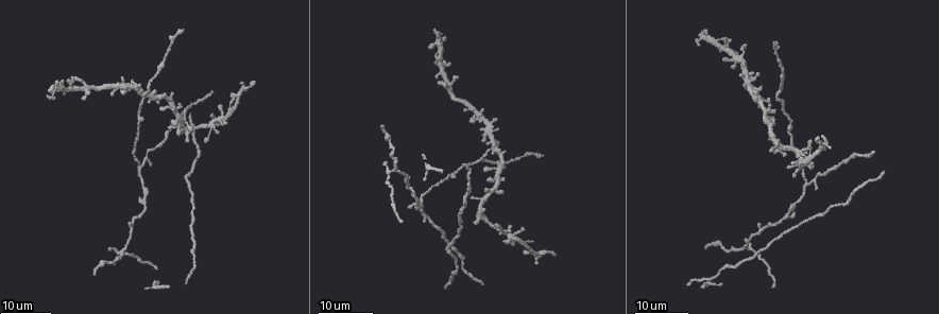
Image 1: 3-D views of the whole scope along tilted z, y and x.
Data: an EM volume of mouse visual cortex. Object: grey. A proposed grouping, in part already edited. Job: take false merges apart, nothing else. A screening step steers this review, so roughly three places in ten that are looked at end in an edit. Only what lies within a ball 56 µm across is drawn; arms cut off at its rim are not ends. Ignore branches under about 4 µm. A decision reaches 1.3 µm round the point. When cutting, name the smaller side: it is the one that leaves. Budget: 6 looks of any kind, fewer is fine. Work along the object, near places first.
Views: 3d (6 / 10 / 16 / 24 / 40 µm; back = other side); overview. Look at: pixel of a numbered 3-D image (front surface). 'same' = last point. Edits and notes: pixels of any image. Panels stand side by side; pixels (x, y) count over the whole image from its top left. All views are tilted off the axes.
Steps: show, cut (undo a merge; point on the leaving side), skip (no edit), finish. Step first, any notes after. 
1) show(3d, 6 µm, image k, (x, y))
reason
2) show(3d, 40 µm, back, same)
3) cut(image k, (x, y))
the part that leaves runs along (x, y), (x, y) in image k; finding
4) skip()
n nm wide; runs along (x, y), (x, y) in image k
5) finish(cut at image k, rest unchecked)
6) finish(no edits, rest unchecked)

show(3d, 24 µm, image 1, (446, 180))
sudden change in width

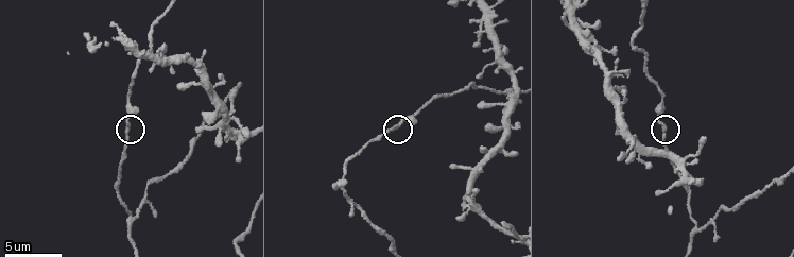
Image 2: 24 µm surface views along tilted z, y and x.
show(3d, 6 µm, image 2, (396, 124))

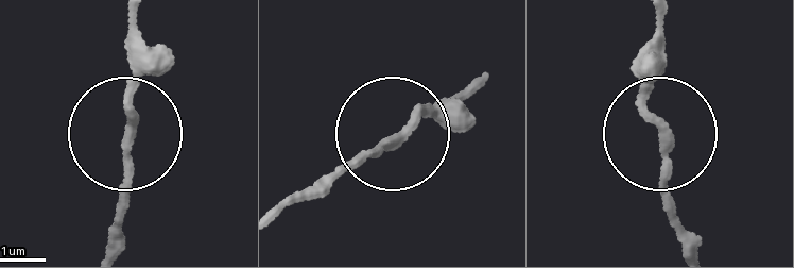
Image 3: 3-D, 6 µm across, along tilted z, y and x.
skip()
runs along (693, 250), (659, 180), (659, 126), (644, 96), (654, 21) in image 3; one neuron here

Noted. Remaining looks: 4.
show(3d, 10 µm, image 2, (150, 46))
three-way junction

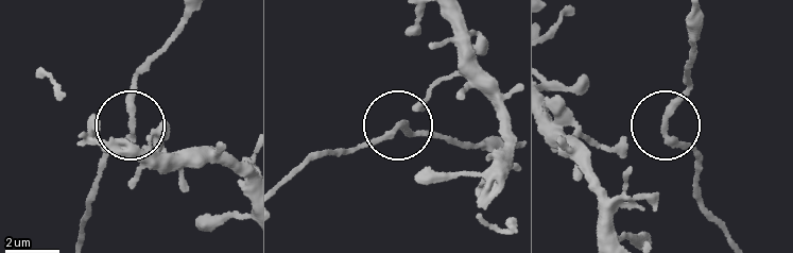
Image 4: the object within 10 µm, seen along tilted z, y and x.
show(3d, 10 µm, back, image 4, (395, 127))

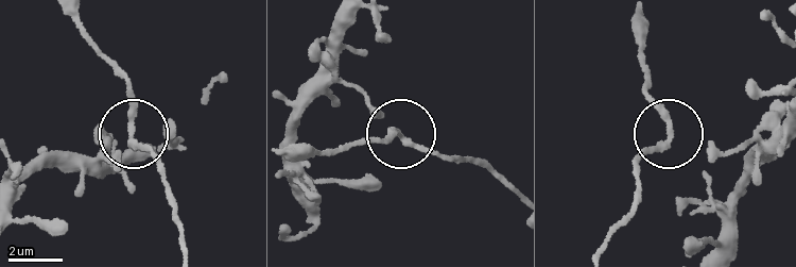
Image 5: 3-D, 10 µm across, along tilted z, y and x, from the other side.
skip()
3 arms; runs along (602, 248), (636, 200), (638, 160), (669, 128), (644, 83) in image 5; all the same neuron

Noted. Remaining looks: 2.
show(3d, 24 µm, image 1, (393, 170))
arms part here

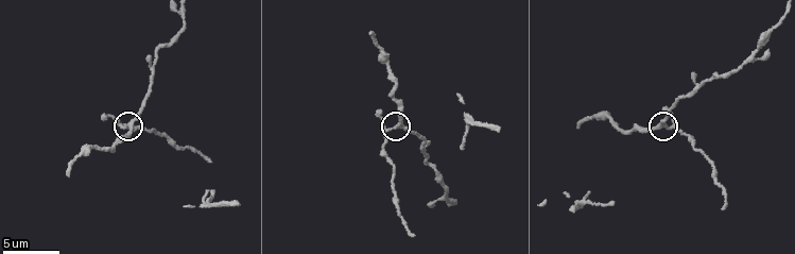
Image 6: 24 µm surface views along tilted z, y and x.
show(3d, 10 µm, image 6, (126, 126))
zoom in

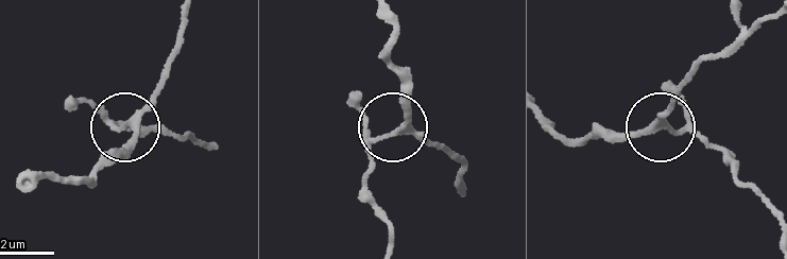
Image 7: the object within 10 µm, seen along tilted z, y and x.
skip()
side arm 11 µm; runs along (462, 189), (460, 162), (398, 130), (403, 72) in image 7; all the same neuron

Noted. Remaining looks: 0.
finish(no edits, rest unchecked)

